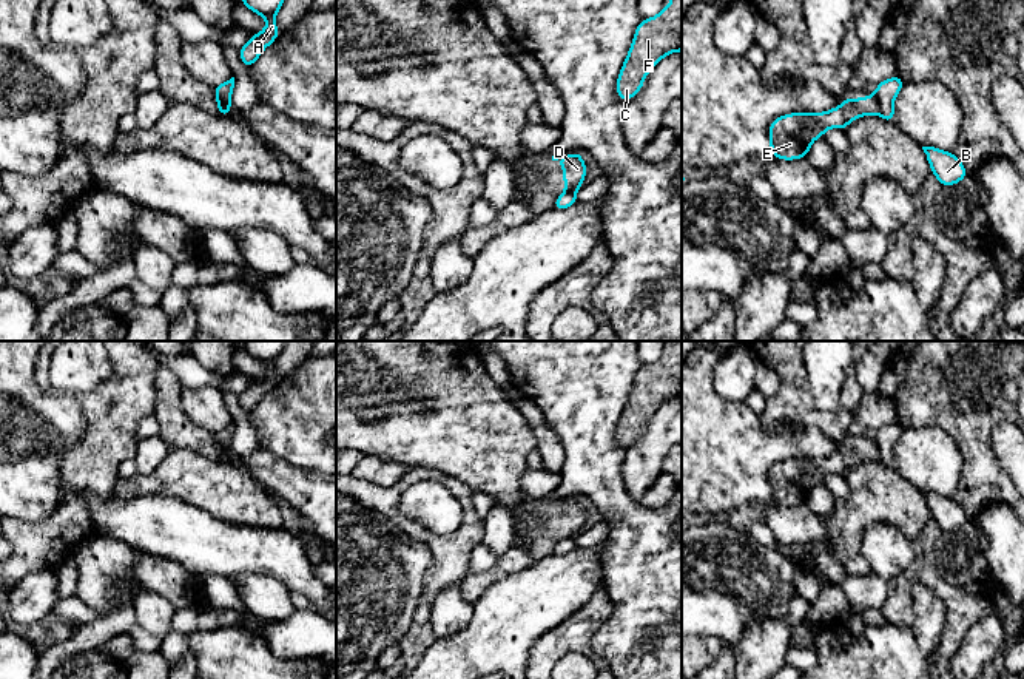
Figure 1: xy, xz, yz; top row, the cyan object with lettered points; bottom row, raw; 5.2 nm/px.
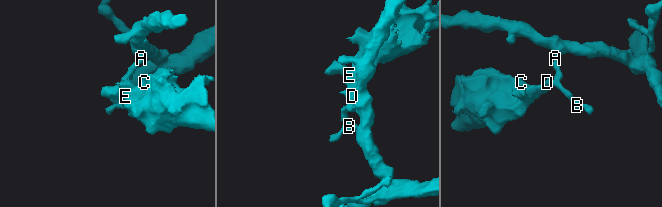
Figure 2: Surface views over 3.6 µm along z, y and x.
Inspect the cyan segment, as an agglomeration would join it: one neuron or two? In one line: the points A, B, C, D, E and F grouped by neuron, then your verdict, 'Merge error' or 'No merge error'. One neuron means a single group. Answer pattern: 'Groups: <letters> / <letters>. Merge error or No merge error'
Groups: A B / C D E F. Merge error

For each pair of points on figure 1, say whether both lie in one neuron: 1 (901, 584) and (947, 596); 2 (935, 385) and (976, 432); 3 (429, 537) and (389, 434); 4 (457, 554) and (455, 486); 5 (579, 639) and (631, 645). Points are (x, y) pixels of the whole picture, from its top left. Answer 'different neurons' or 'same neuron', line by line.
1: same neuron
2: same neuron
3: different neurons
4: same neuron
5: different neurons

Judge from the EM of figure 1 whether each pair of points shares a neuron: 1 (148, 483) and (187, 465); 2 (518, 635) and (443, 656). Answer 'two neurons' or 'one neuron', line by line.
1: one neuron
2: one neuron

